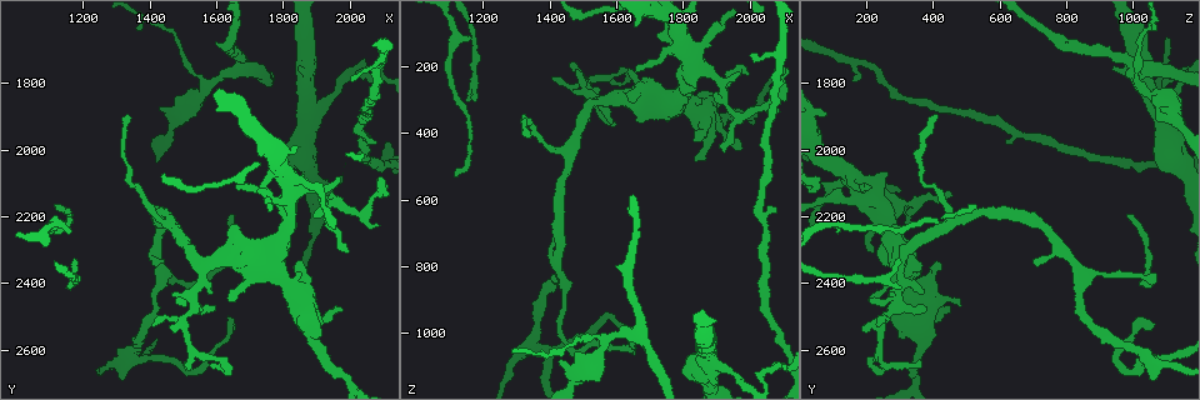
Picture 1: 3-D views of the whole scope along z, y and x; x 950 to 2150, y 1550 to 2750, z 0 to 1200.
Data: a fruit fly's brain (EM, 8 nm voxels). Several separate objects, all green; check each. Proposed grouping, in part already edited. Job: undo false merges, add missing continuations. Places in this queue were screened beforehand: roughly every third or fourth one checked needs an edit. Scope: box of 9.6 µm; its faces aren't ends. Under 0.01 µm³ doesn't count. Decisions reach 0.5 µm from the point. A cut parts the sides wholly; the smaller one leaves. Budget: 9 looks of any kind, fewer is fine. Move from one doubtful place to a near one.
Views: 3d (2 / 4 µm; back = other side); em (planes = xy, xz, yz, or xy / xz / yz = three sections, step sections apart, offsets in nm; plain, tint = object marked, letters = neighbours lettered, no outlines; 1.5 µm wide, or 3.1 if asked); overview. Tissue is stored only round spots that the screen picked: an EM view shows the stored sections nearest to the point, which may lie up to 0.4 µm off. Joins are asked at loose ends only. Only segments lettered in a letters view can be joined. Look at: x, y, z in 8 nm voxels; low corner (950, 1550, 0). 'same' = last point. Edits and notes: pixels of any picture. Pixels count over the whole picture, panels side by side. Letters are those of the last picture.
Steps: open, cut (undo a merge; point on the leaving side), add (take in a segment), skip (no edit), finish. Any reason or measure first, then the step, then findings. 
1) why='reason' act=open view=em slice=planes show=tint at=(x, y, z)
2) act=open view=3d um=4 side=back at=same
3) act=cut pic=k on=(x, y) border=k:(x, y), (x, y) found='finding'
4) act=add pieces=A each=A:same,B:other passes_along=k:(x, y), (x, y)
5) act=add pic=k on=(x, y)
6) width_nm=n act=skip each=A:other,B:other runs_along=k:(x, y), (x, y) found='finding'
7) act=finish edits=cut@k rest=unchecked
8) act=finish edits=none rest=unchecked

why='branch stops here' act=open view=3d um=4 at=(2010, 1790, 150)

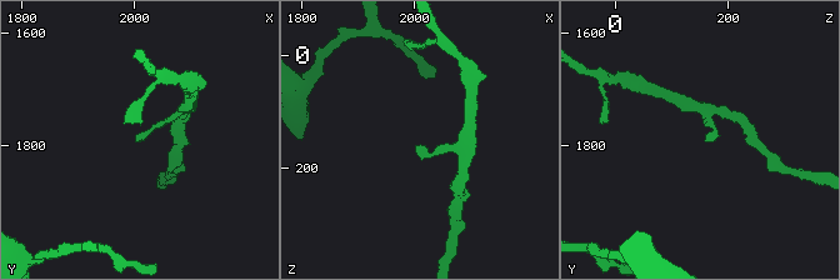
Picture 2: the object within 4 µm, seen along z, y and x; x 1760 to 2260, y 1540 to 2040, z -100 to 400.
why='now the EM' act=open view=em slice=xz step=4 show=tint at=(2000, 1795, 160)

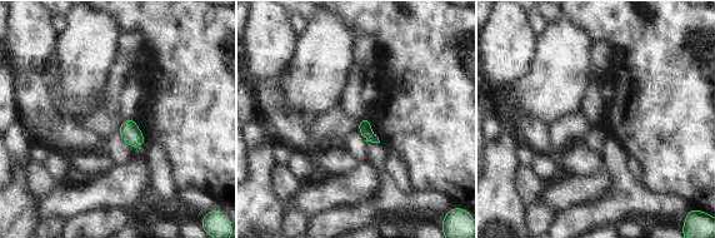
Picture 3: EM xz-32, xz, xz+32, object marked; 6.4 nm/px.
act=open view=em slice=planes show=letters at=same

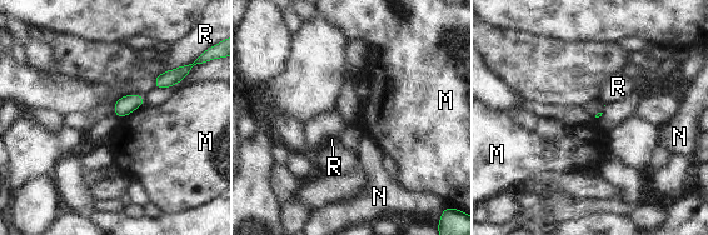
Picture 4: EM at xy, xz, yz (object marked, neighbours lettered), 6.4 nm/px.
act=skip each=M:other,N:other,R:other found='none of them fits'

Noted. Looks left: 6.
why='sudden change in width' act=open view=3d um=4 at=(1710, 2320, 280)

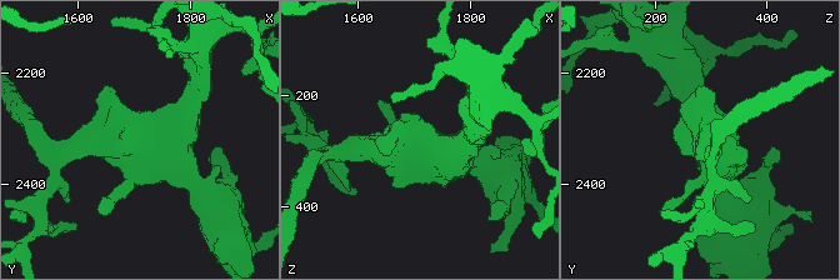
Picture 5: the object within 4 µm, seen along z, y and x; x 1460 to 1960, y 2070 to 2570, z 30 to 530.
act=open view=em slice=xz step=8 show=tint at=(1715, 2325, 275)

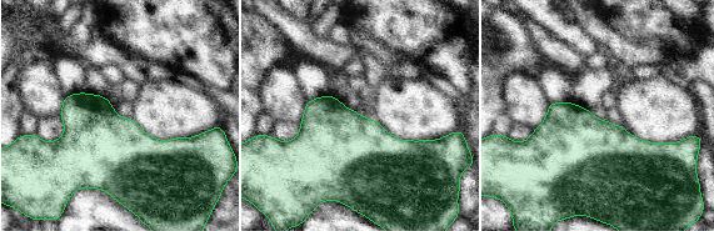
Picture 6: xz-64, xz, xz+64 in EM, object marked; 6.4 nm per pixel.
why='another direction' act=open view=em slice=planes show=letters at=same

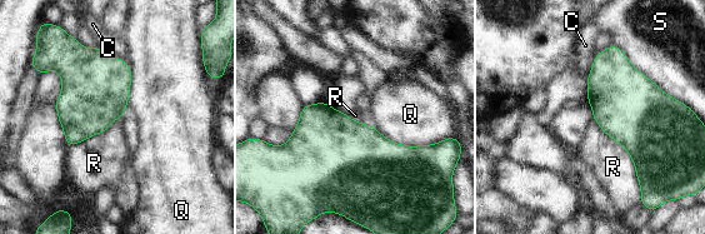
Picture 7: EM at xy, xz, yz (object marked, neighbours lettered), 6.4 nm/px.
width_nm=460 act=skip each=C:other,Q:other,R:other,S:other border=7:(593, 118), (633, 162), (640, 203) found='continuous, no second neuron'

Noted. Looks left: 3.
why='free end' act=open view=3d um=4 at=(1980, 2470, 450)

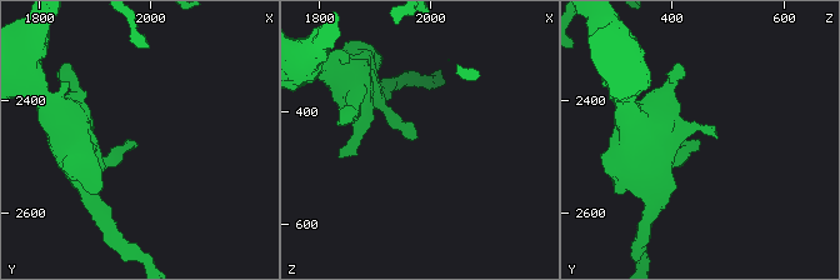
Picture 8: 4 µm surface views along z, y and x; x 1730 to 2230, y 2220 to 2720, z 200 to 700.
why='shape alone is not enough' act=open view=em slice=planes show=letters at=(1985, 2475, 445)

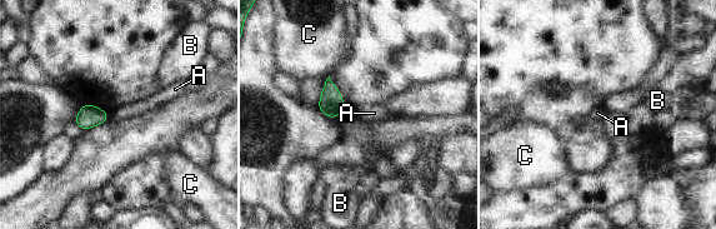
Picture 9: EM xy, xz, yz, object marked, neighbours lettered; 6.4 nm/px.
width_nm=100 act=skip each=A:other,B:other,C:other border=9:(108, 113), (109, 119) found='none of them fits'

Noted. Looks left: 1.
act=finish edits=none rest=unchecked

